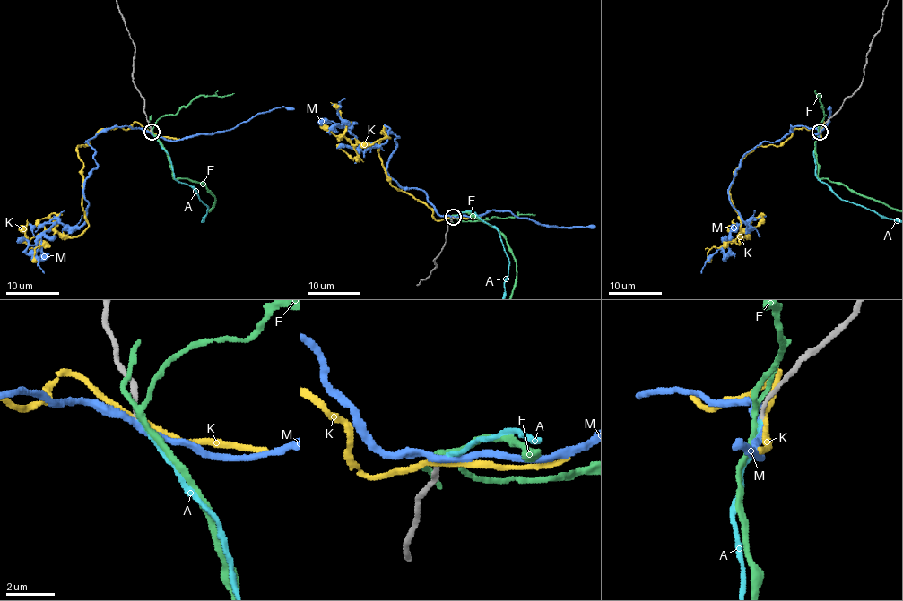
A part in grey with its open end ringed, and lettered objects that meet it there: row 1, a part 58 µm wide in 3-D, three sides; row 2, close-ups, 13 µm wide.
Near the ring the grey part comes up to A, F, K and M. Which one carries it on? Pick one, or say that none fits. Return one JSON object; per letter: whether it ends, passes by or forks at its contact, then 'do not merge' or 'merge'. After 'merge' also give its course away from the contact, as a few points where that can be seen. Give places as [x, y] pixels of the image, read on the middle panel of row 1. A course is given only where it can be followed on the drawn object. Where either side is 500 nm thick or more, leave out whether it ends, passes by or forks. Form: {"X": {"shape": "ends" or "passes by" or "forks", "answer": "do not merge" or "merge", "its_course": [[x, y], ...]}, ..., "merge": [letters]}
{"A": {"shape": "ends", "answer": "merge"}, "F": {"shape": "forks", "answer": "do not merge"}, "K": {"shape": "passes by", "answer": "do not merge"}, "M": {"shape": "passes by", "answer": "do not merge"}, "merge": ["A"]}

